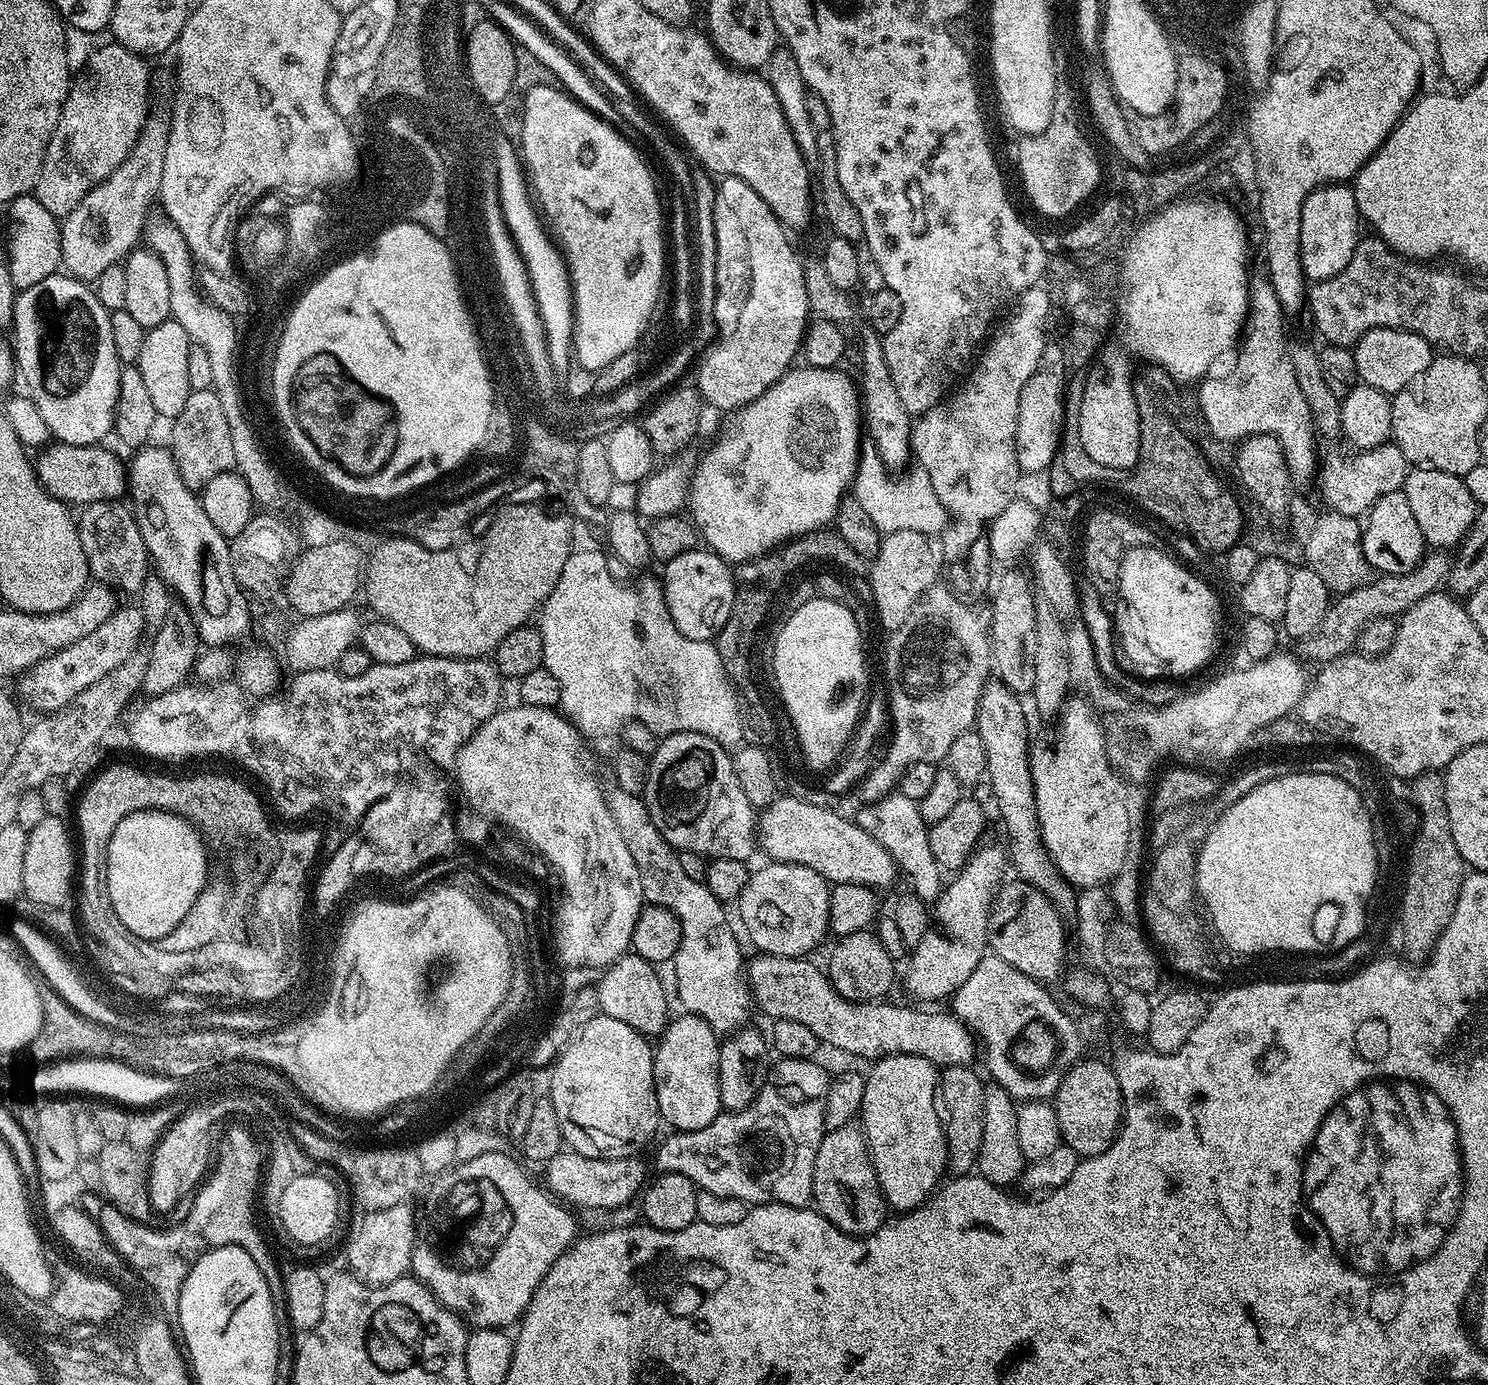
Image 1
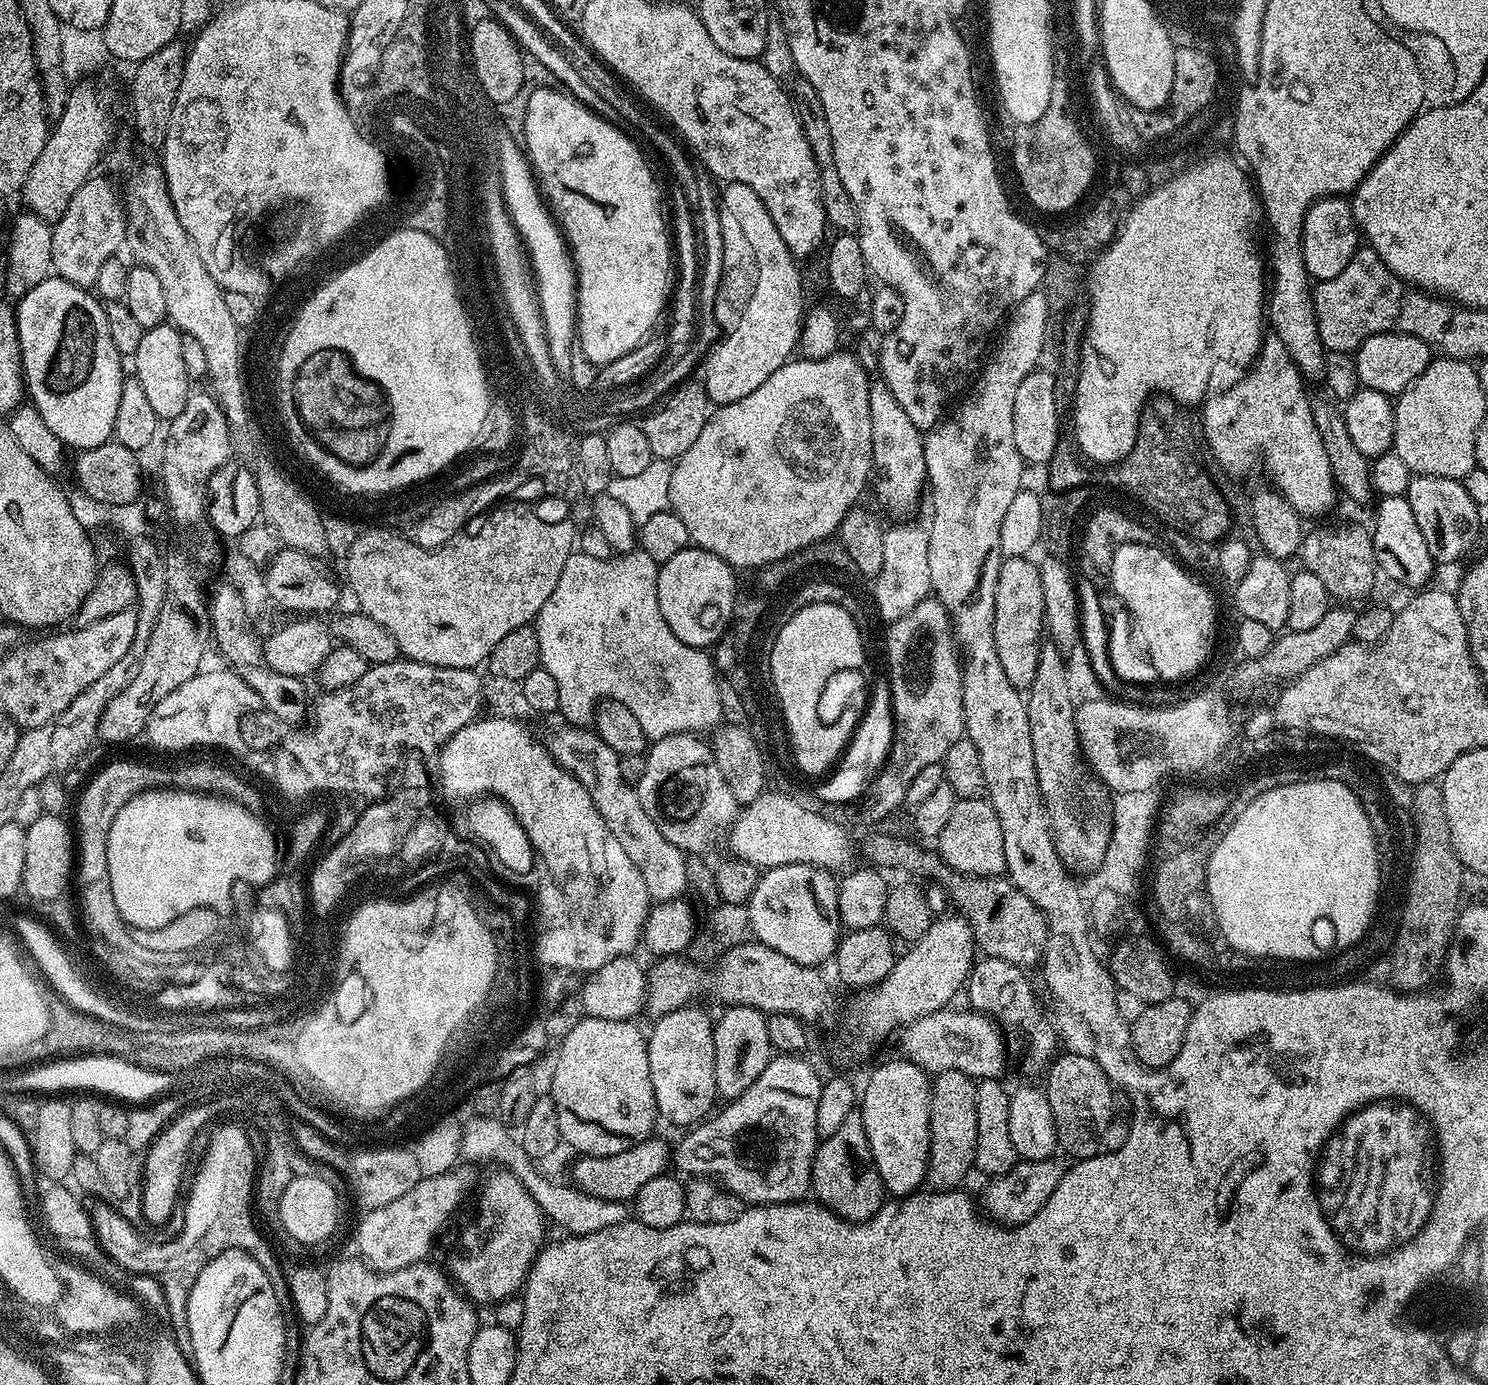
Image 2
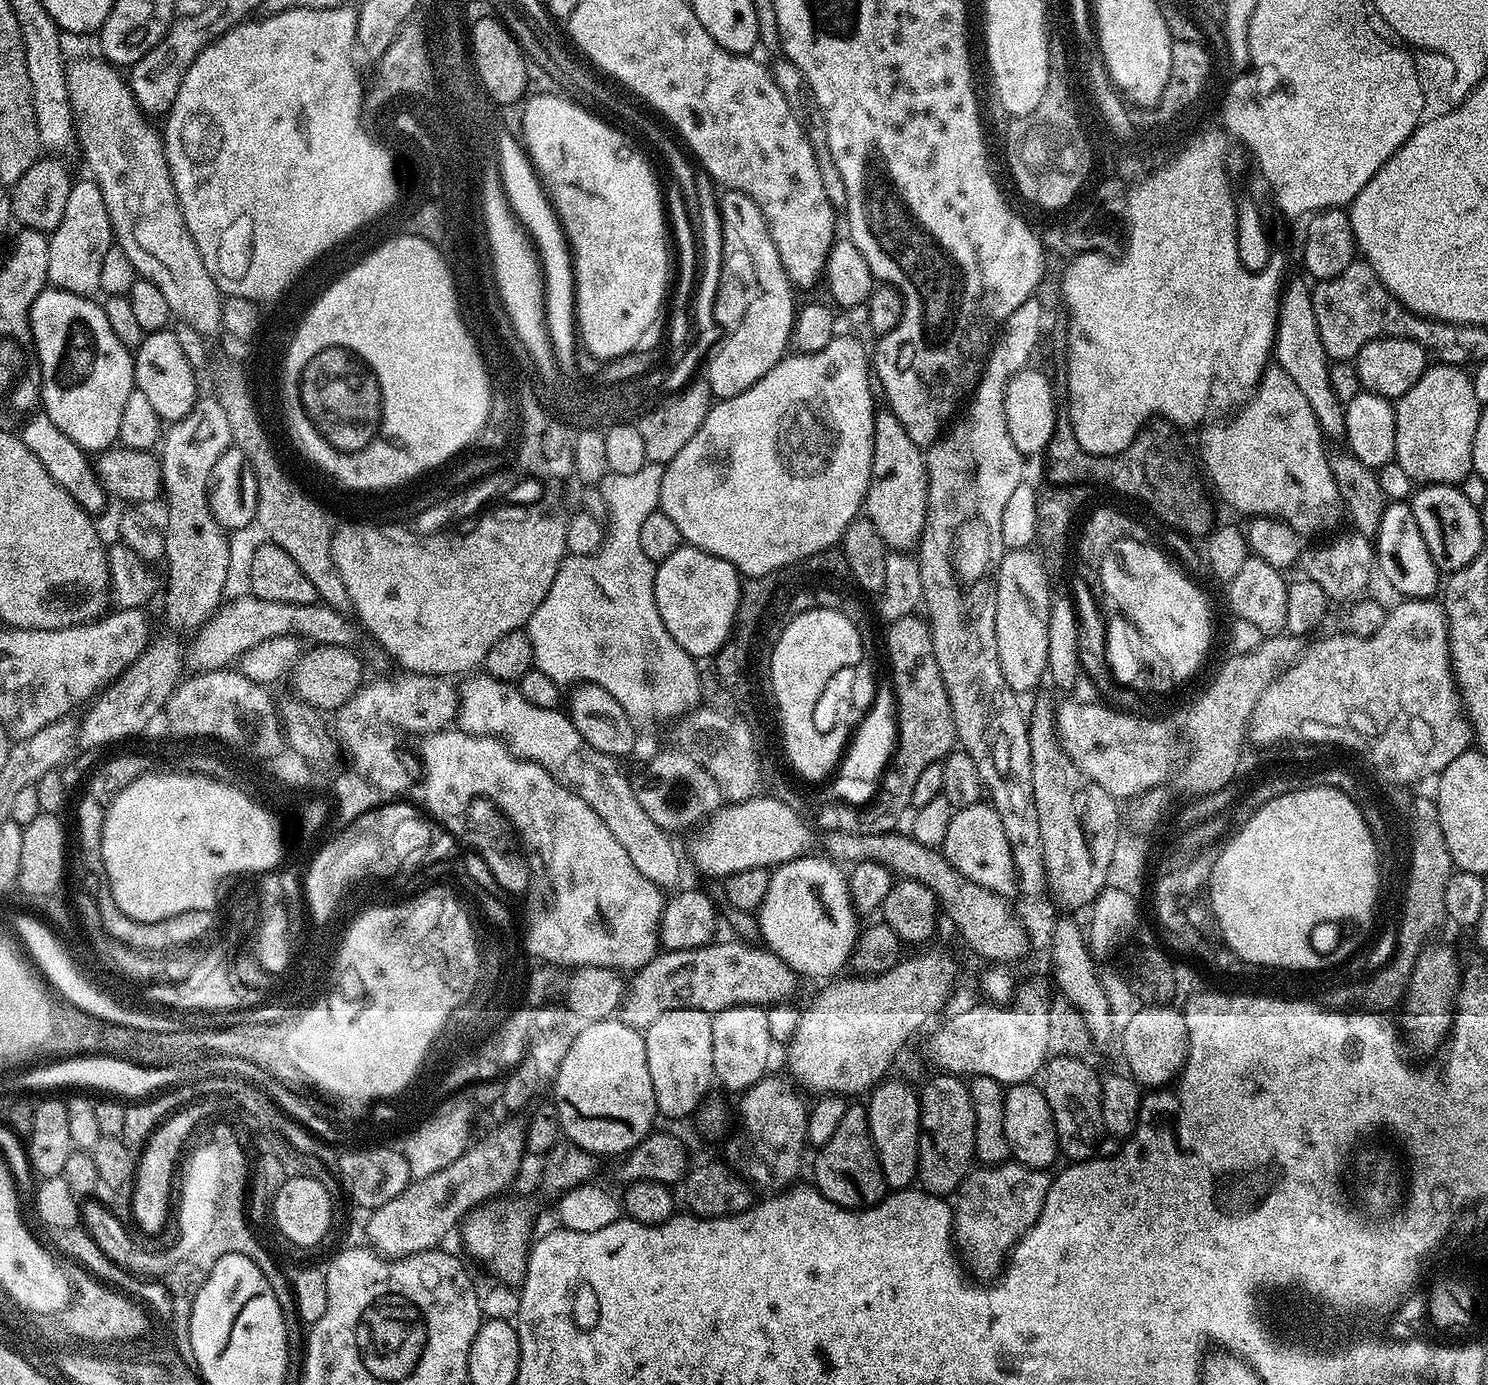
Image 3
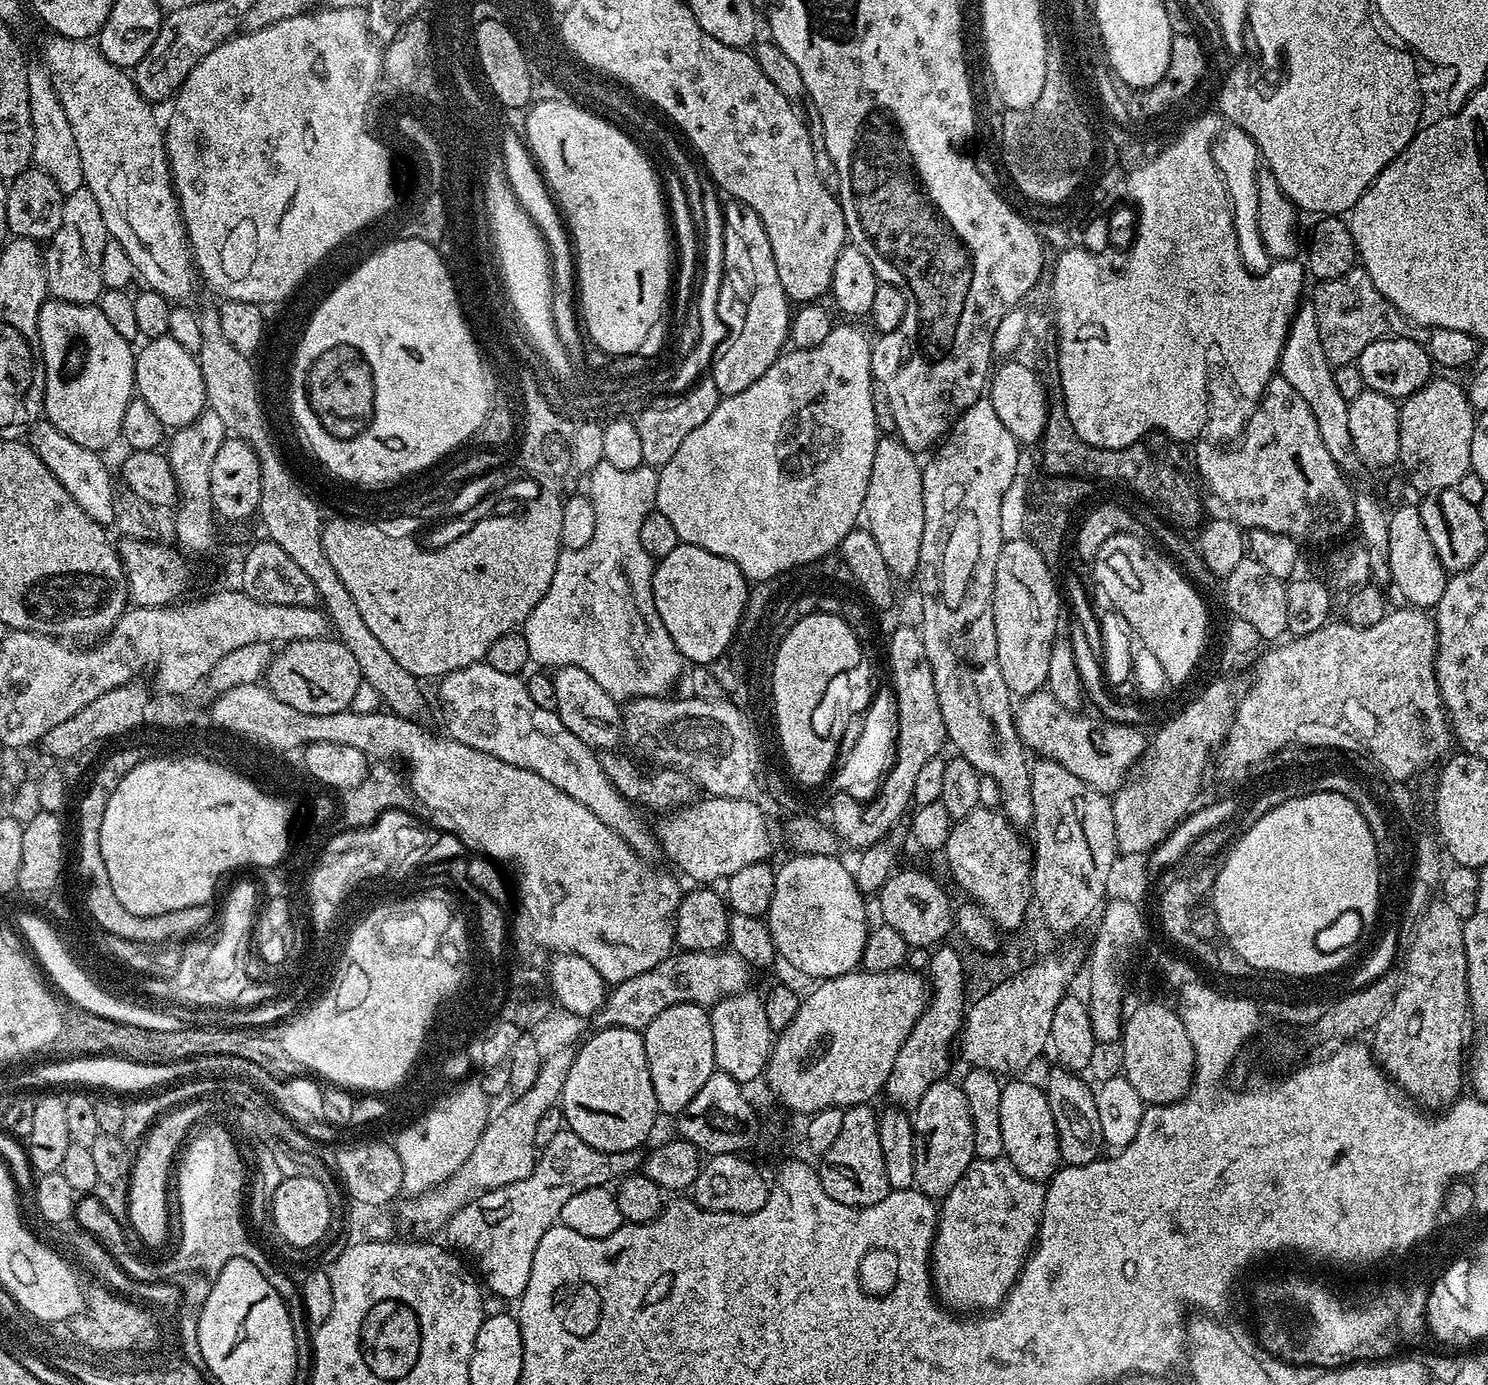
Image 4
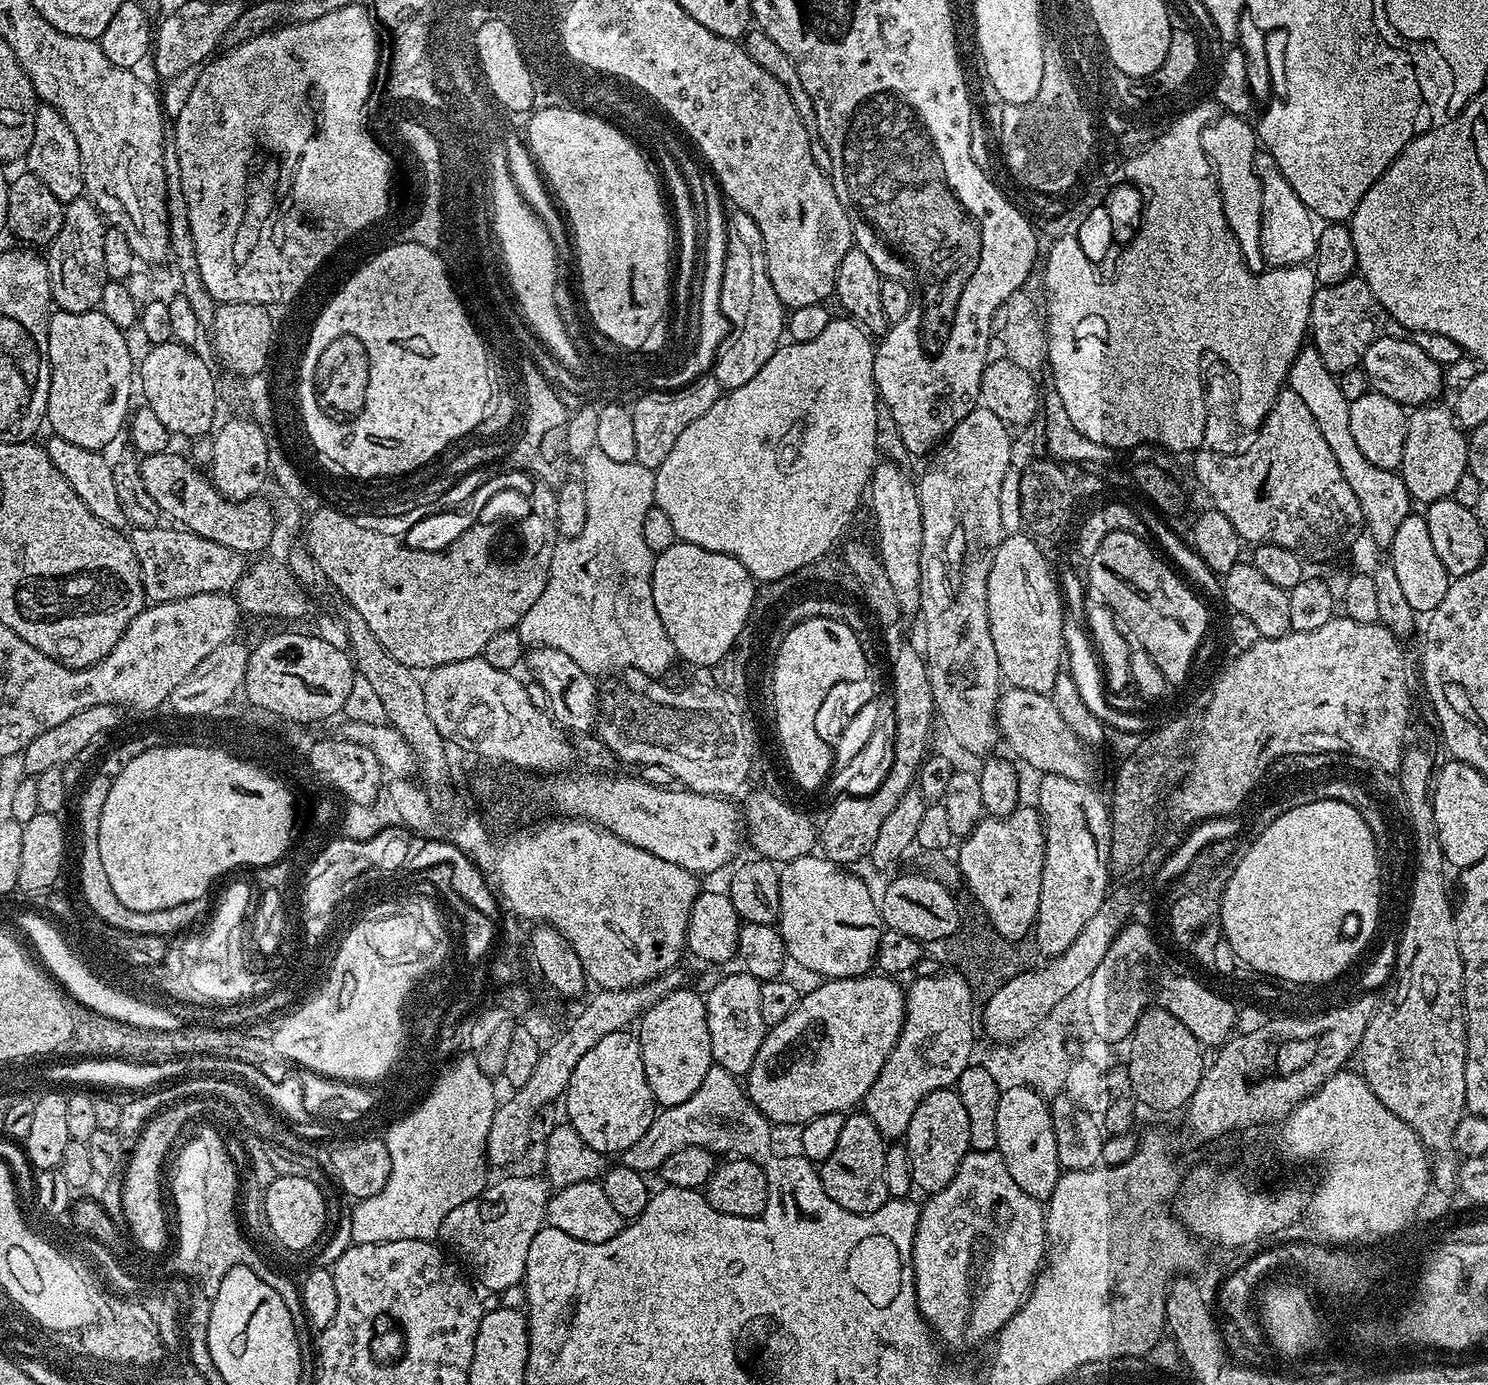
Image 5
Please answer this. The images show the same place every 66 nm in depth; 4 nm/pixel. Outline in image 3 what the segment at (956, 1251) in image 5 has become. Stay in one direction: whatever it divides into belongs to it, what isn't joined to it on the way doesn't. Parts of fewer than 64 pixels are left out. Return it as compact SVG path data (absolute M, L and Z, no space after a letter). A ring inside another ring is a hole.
M1015 1162L977 1169L977 1172L969 1171L965 1175L964 1183L955 1193L952 1234L955 1247L964 1248L962 1260L967 1271L977 1272L972 1274L980 1278L995 1278L1004 1271L1013 1246L1030 1226L1034 1226L1038 1214L1042 1214L1053 1177L1043 1168L1028 1168Z

